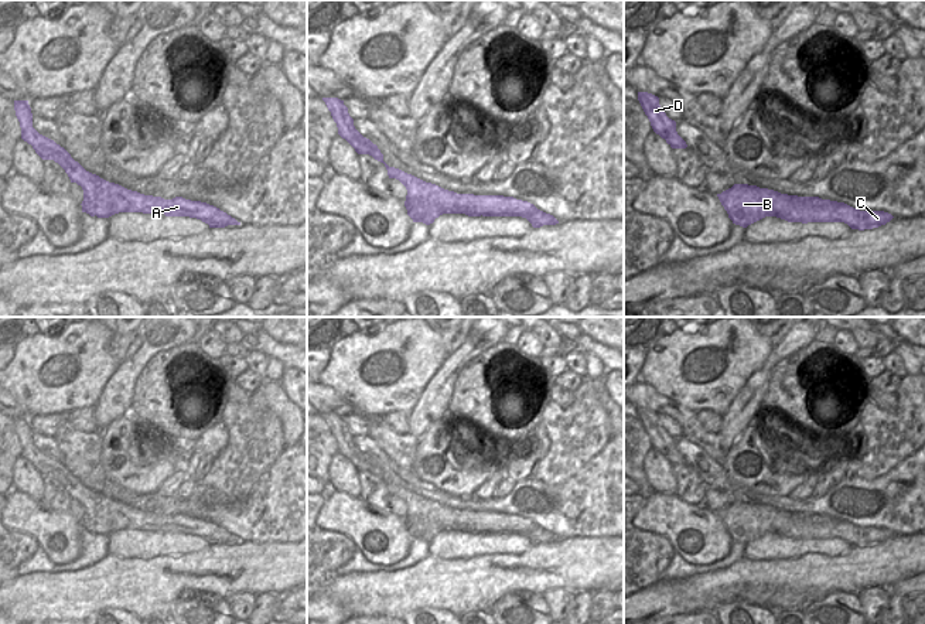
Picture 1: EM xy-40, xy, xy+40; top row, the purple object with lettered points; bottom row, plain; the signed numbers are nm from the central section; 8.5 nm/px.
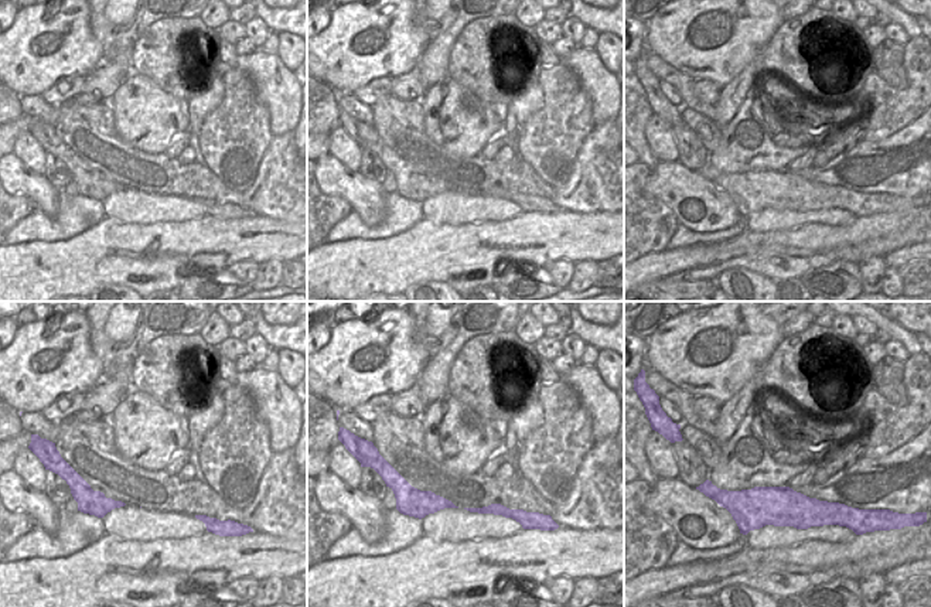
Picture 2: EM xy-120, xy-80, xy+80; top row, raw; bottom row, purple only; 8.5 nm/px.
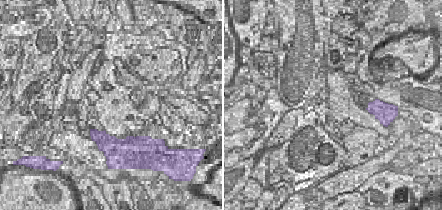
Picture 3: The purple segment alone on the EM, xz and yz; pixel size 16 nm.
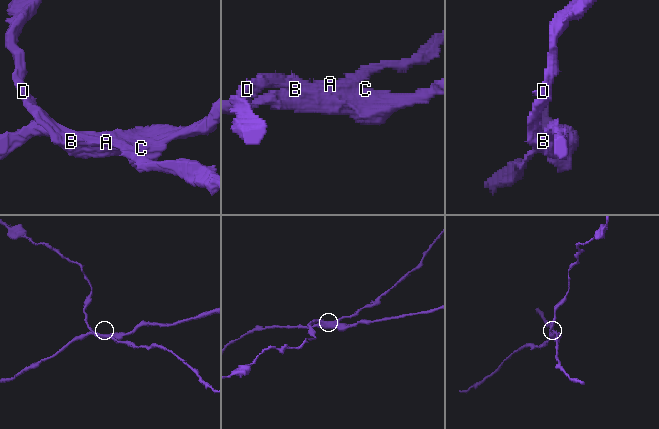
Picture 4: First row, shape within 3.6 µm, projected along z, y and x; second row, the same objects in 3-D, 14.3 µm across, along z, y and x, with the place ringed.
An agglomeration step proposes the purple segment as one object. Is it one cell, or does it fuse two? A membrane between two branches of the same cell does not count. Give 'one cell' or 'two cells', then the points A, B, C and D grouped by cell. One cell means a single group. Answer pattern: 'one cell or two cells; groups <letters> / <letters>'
two cells; groups A D / B C

